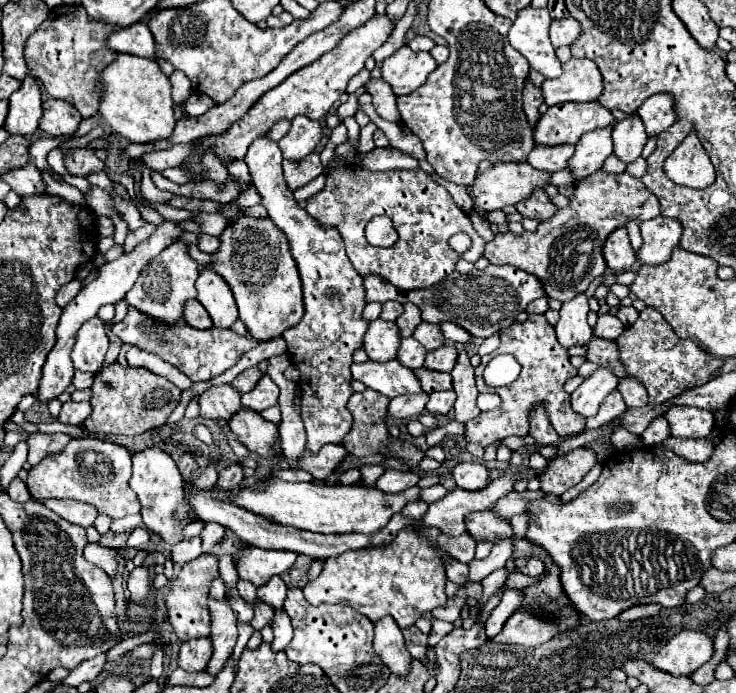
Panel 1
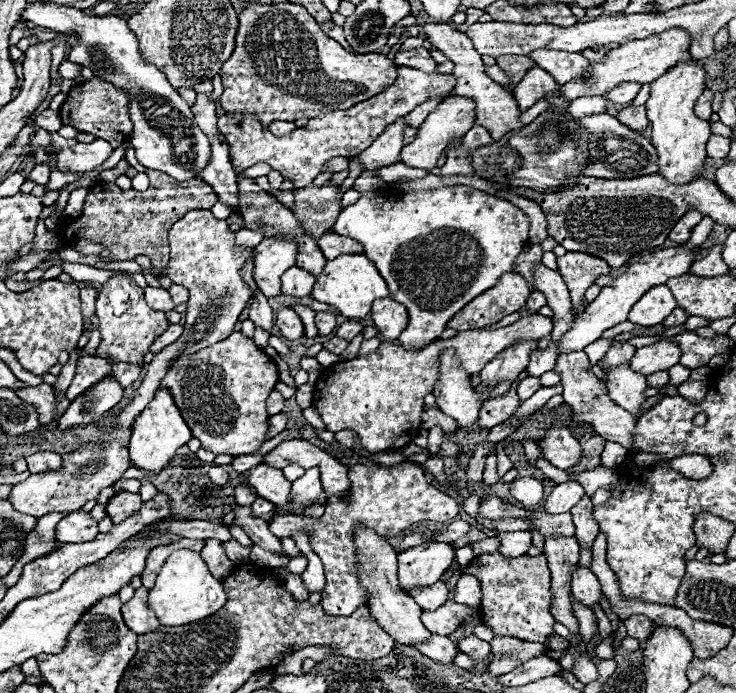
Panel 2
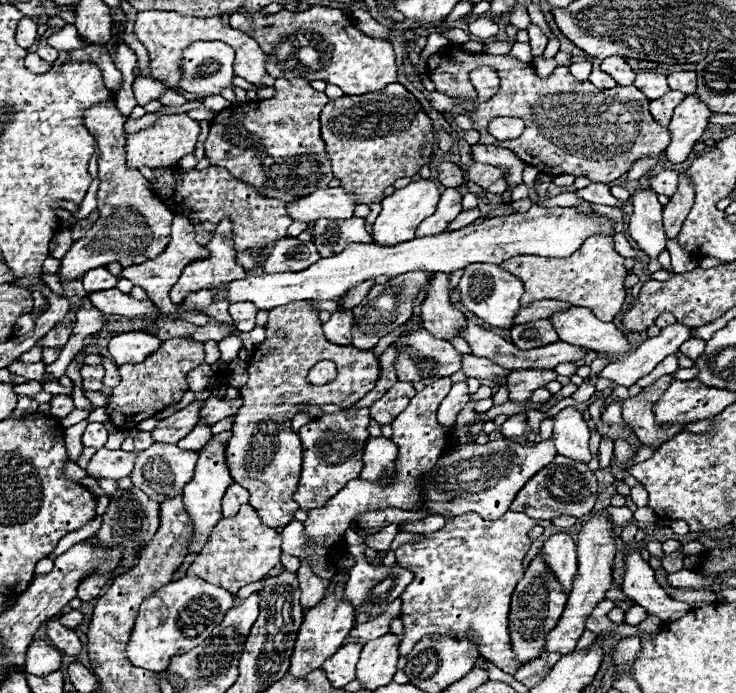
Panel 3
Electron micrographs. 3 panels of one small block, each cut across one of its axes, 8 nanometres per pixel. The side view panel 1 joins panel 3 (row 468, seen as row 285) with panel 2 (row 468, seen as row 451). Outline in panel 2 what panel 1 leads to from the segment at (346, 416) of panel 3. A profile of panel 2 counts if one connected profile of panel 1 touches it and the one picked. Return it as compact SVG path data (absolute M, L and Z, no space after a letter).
M308 468L304 476L292 482L292 494L290 494L292 506L310 506L310 504L324 504L328 500L328 494L322 490L320 484L320 468Z

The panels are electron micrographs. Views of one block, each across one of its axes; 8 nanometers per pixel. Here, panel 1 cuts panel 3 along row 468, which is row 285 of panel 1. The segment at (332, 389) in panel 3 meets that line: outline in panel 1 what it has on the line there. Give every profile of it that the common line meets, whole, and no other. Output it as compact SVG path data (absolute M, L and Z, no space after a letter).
M234 206L220 214L232 218L234 224L220 236L222 246L212 254L214 262L210 270L216 270L228 282L240 310L240 320L246 324L250 336L258 342L278 338L284 330L296 326L304 314L302 284L296 262L288 250L288 240L268 218L246 218Z

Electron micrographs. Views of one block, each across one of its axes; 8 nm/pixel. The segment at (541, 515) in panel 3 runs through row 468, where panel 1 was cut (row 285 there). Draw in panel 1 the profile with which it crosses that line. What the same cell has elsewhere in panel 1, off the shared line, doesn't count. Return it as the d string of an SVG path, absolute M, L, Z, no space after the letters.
M598 170L586 180L580 180L568 200L568 206L558 208L552 220L540 222L534 232L524 232L520 236L498 232L494 240L486 242L484 250L490 264L518 266L540 278L546 296L560 302L586 292L590 282L604 274L606 260L602 256L602 246L610 232L626 226L630 220L644 222L660 214L658 198L642 184L642 180L628 172L606 174L604 170Z

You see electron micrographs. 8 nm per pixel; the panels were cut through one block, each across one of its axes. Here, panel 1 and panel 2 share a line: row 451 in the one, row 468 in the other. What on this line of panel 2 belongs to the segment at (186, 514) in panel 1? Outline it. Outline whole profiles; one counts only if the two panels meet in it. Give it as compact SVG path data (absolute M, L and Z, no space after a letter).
M160 388L156 396L148 402L148 406L136 416L132 424L132 438L130 438L130 458L138 468L144 468L148 472L160 472L176 454L180 446L184 446L192 438L192 432L188 430L180 410L176 408L176 402L168 388Z

